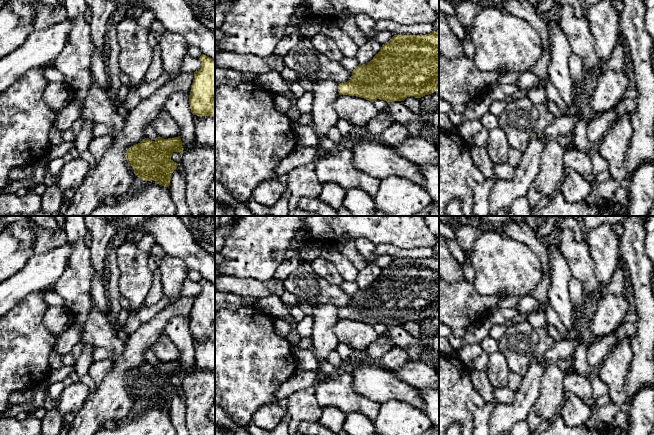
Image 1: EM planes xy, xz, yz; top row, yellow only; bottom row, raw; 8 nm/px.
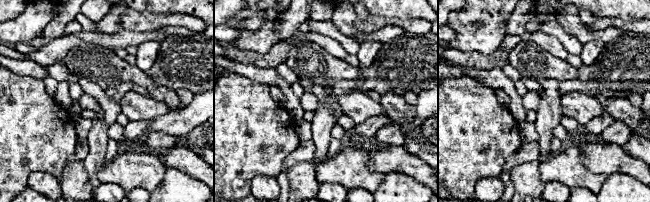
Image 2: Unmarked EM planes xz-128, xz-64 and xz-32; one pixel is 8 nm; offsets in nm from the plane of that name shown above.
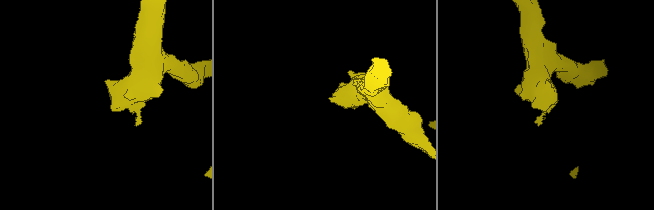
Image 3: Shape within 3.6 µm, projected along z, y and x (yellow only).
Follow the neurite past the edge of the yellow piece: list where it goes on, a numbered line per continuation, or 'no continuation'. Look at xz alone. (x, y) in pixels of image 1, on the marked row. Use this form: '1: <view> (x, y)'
no continuation

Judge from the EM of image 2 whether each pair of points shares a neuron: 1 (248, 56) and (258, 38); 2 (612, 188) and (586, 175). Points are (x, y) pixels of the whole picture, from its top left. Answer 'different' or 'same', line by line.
1: different
2: different

